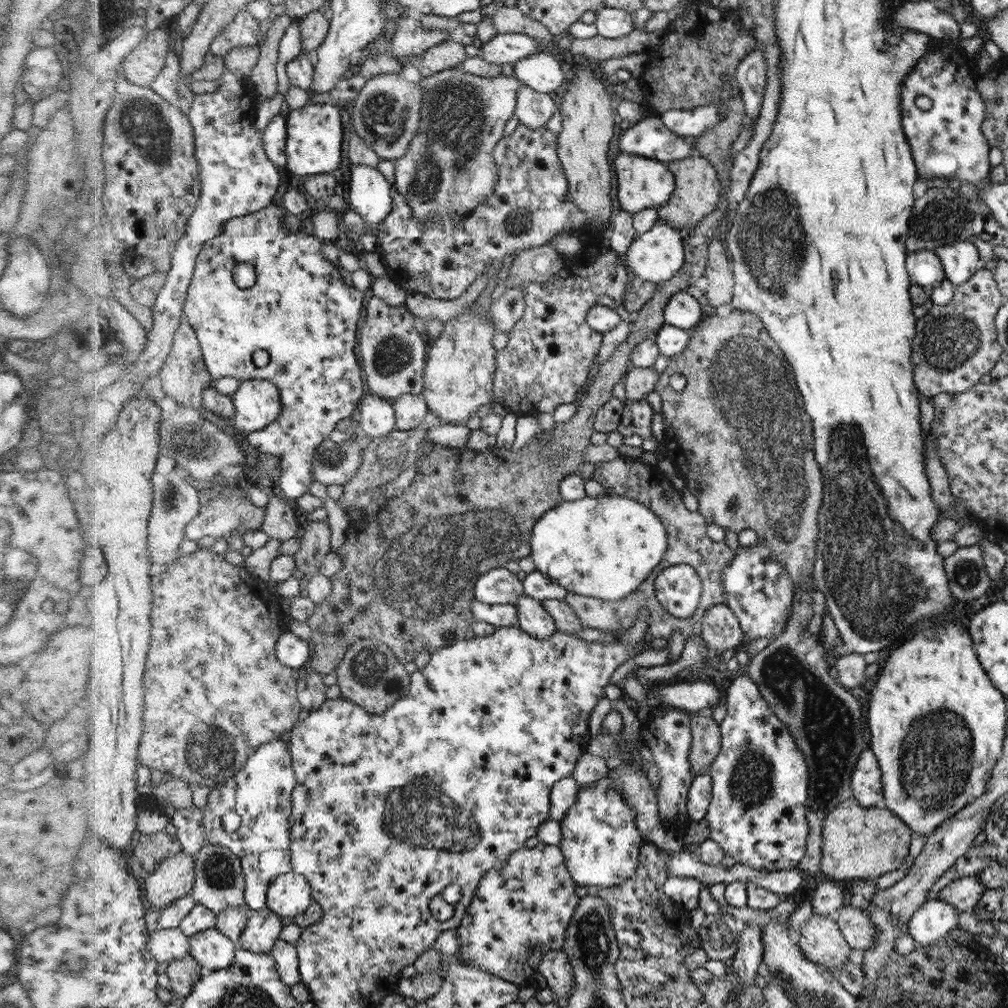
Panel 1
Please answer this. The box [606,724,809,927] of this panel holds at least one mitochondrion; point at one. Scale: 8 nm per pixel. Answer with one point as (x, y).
(752, 778)

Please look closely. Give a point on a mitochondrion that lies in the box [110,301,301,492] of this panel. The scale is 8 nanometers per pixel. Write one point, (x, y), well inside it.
(198, 445)

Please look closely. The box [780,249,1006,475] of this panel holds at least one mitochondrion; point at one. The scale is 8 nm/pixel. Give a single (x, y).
(946, 343)

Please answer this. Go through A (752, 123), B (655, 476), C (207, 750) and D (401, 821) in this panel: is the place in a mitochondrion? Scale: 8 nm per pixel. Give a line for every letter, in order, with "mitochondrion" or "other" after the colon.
A: other
B: other
C: mitochondrion
D: mitochondrion

